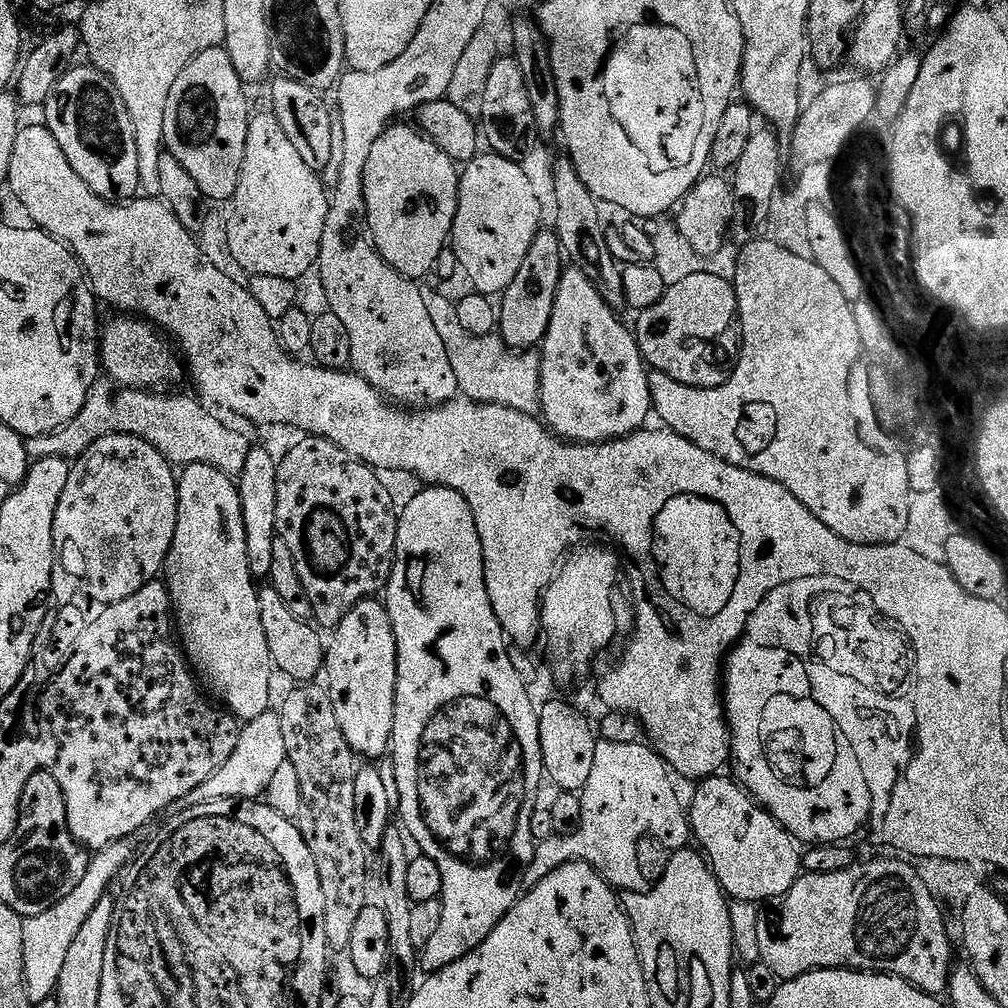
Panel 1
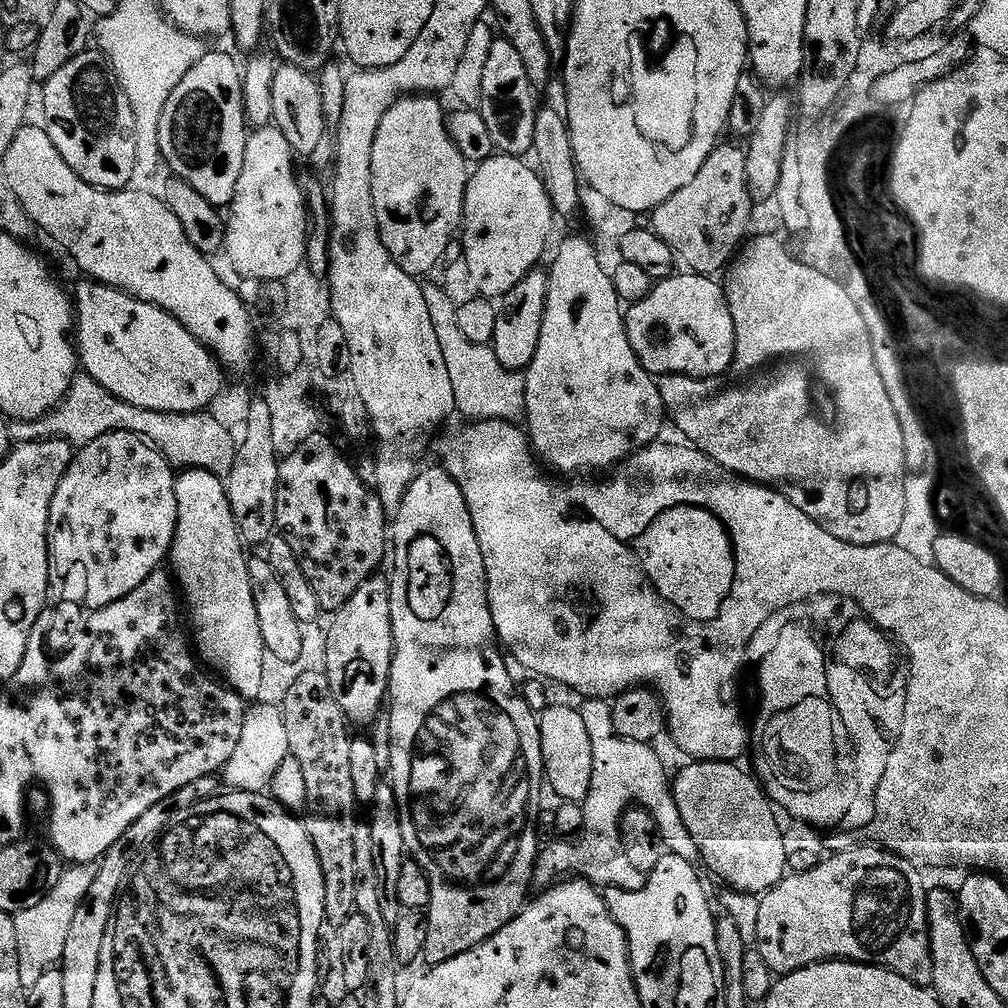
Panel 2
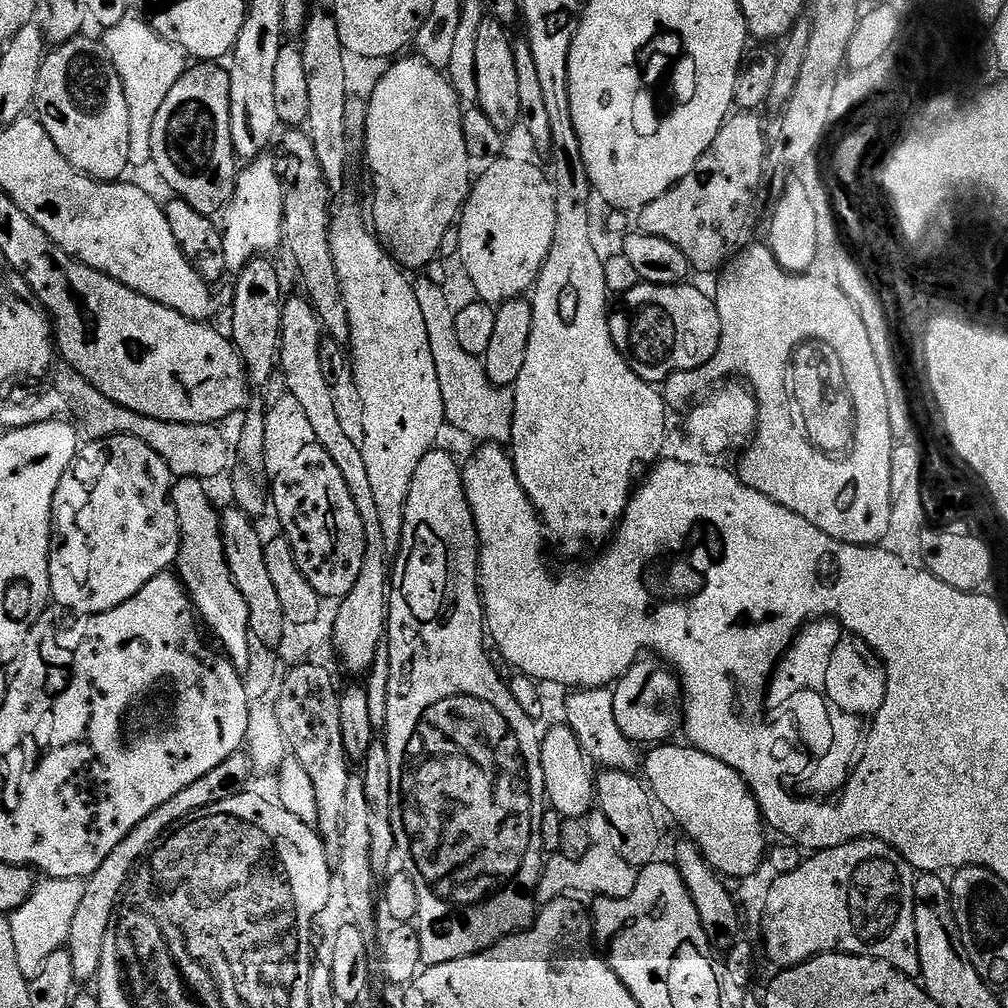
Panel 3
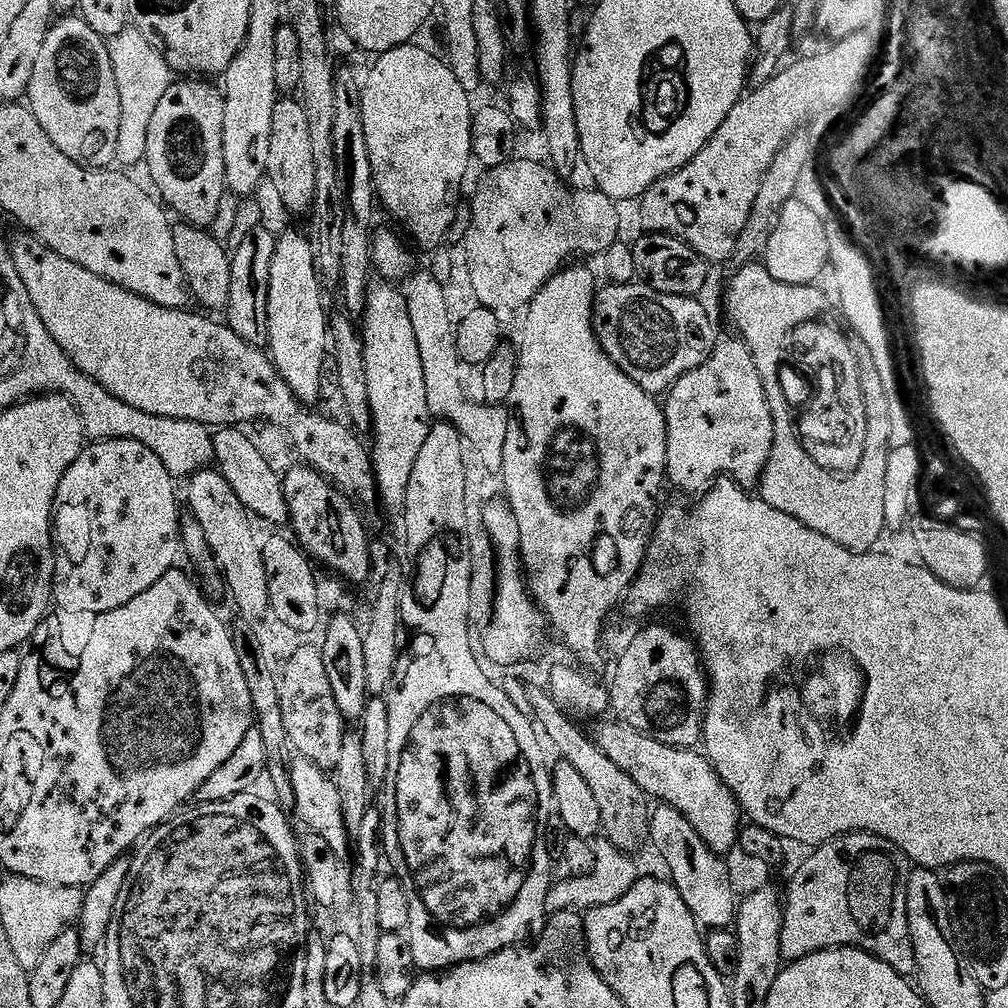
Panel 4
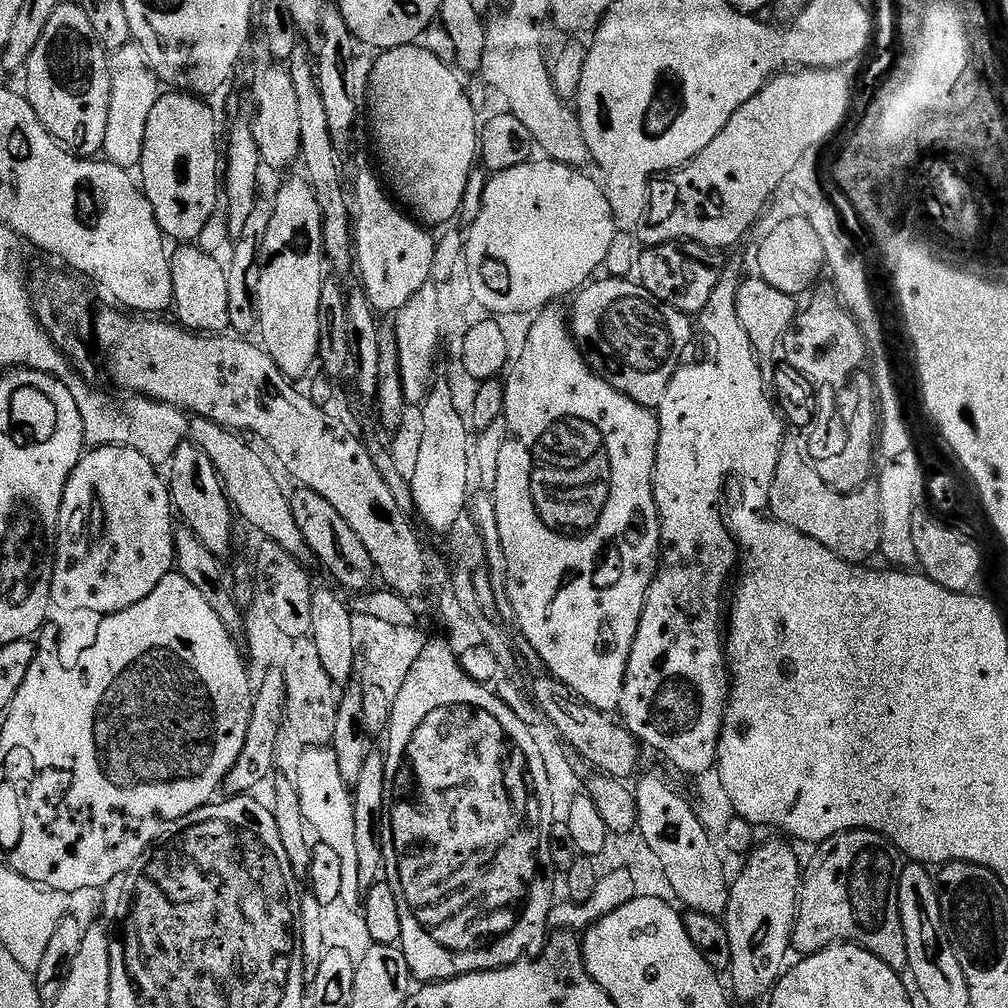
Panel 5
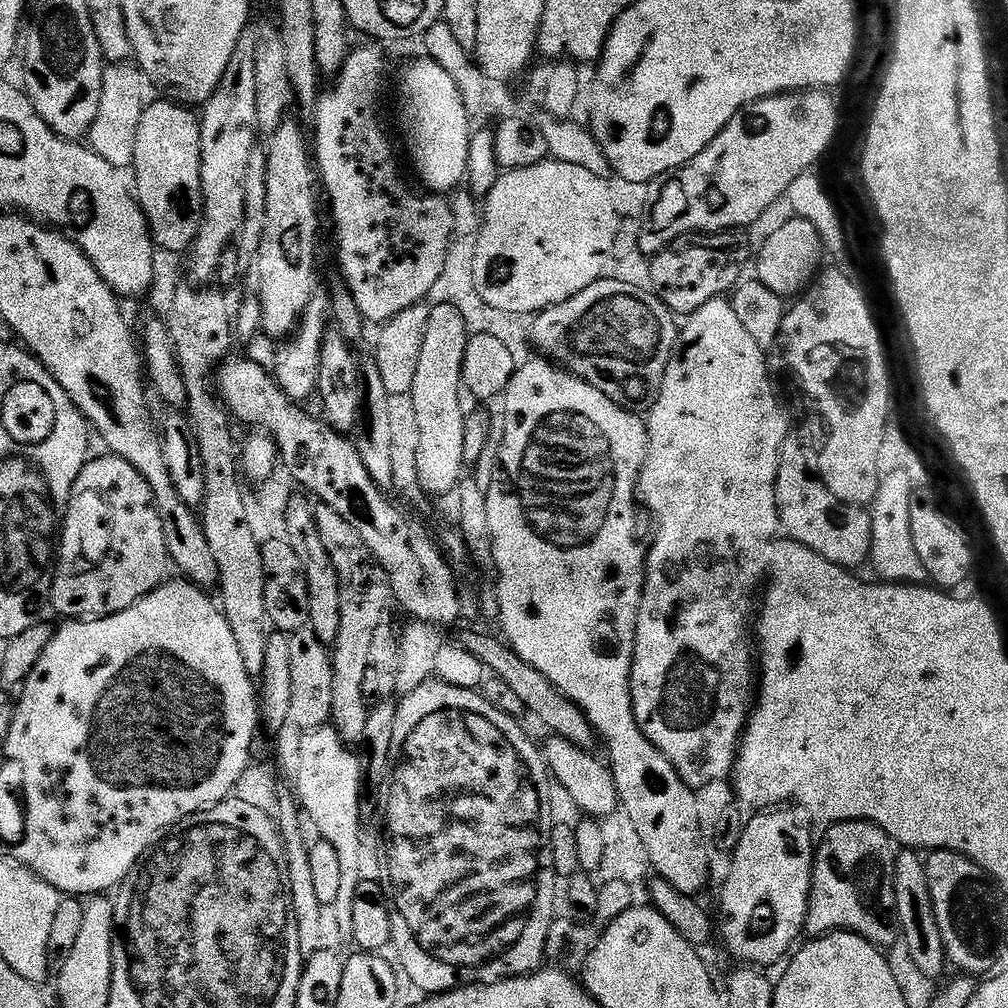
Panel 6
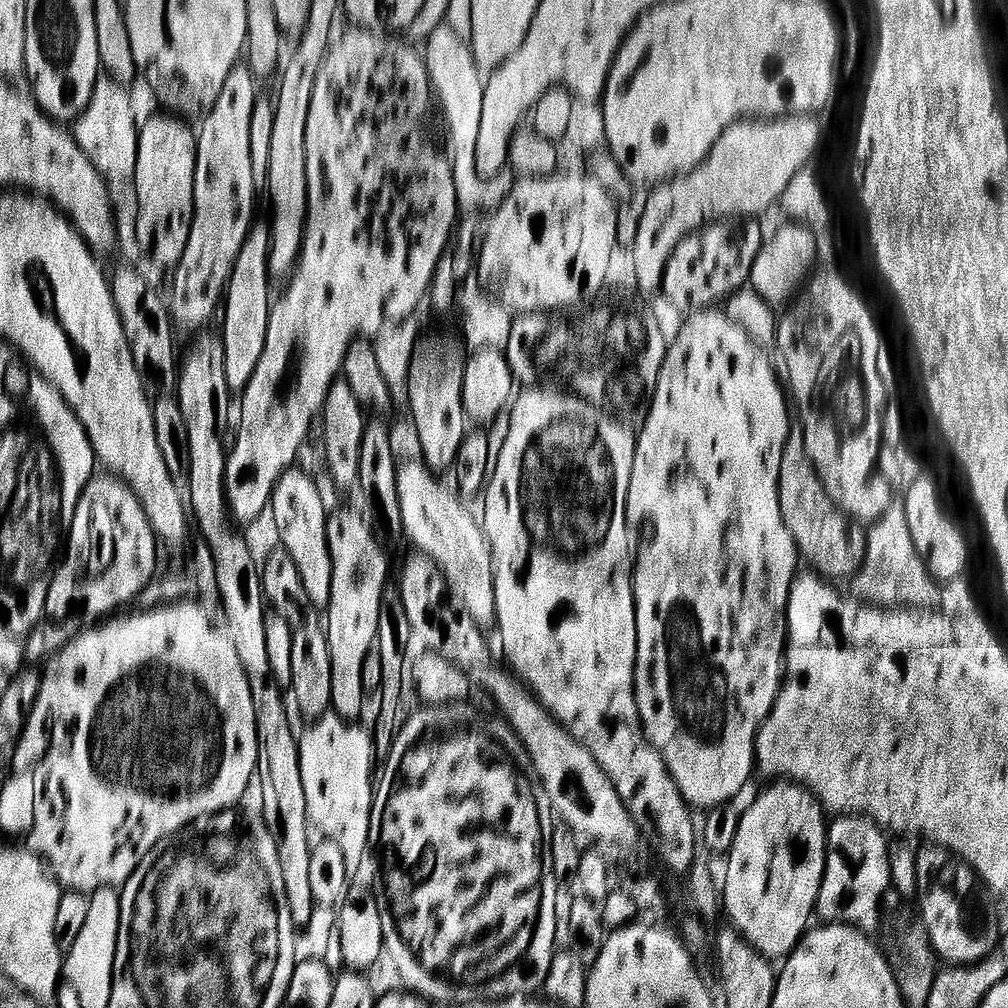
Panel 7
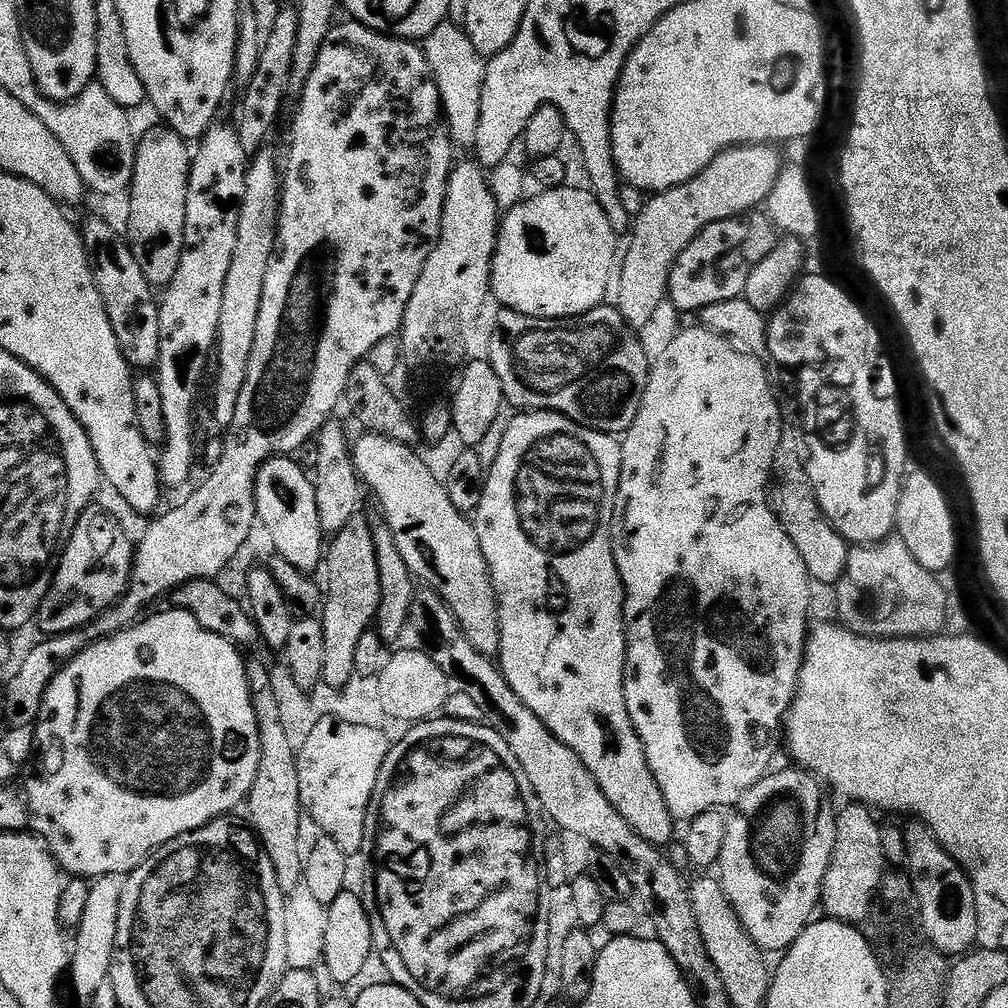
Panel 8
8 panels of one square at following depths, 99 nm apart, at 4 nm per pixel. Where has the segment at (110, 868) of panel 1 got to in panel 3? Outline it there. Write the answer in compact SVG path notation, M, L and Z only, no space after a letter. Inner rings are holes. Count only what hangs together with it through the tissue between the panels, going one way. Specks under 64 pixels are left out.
M78 878L41 879L36 889L10 914L14 954L18 954L18 970L22 970L24 976L38 975L46 958L67 945L70 925L74 923L74 914L82 902L84 886L85 881Z

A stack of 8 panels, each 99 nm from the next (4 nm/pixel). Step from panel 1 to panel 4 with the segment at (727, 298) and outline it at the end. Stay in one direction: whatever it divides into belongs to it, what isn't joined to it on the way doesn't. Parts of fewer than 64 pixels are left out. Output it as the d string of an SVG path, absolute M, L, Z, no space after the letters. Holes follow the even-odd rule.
M636 282L627 286L609 283L605 287L597 291L596 305L592 311L596 340L610 358L610 362L617 364L630 379L638 382L642 390L653 394L667 393L672 385L678 382L678 378L702 366L712 355L712 347L716 345L718 331L716 332L715 326L712 325L707 310L699 304L701 302L699 299L662 294Z

